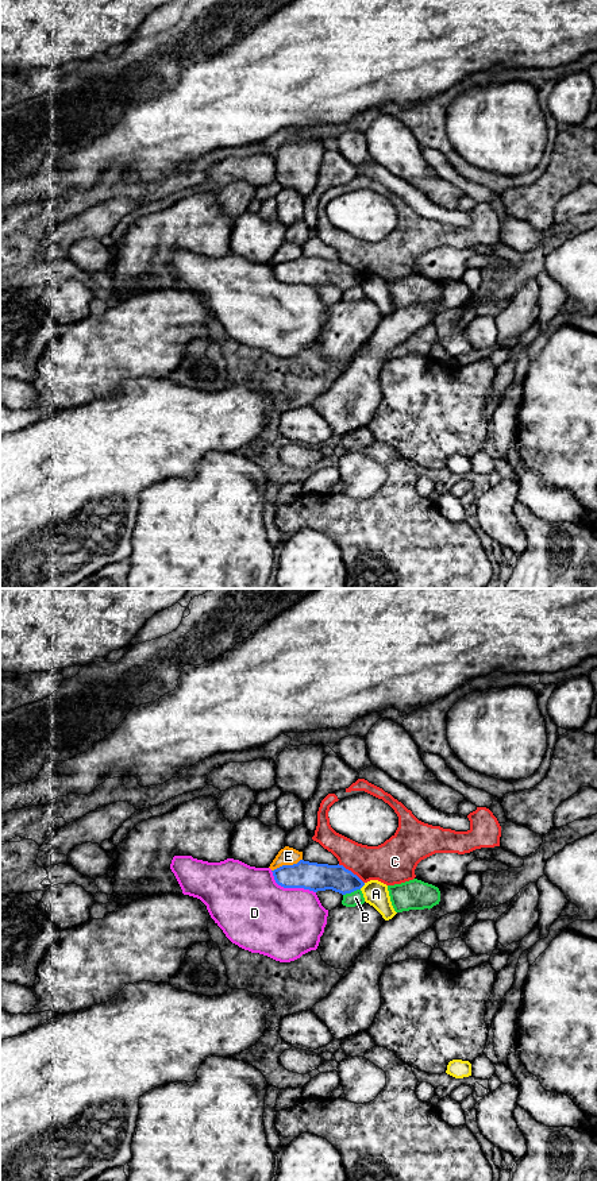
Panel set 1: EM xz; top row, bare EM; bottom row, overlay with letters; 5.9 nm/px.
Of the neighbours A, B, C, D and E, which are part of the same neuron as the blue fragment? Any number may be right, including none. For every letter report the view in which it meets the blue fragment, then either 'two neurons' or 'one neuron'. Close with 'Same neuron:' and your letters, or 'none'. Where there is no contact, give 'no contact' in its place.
A: contact in xz; two neurons
B: contact in xz; two neurons
C: contact in xz; two neurons
D: contact in xz; two neurons
E: contact in xz; two neurons
Same neuron: none

